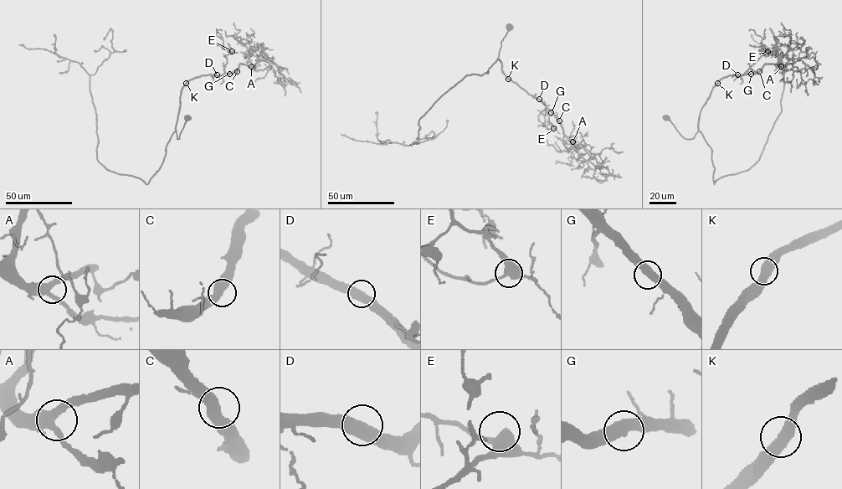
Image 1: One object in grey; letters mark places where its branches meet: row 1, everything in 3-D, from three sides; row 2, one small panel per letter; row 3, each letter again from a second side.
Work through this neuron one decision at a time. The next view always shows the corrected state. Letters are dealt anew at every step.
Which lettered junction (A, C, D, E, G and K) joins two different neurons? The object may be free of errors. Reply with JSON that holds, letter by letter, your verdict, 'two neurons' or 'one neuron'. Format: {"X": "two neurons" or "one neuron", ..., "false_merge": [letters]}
{"A": "one neuron", "C": "one neuron", "D": "one neuron", "E": "one neuron", "G": "one neuron", "K": "one neuron", "false_merge": []}

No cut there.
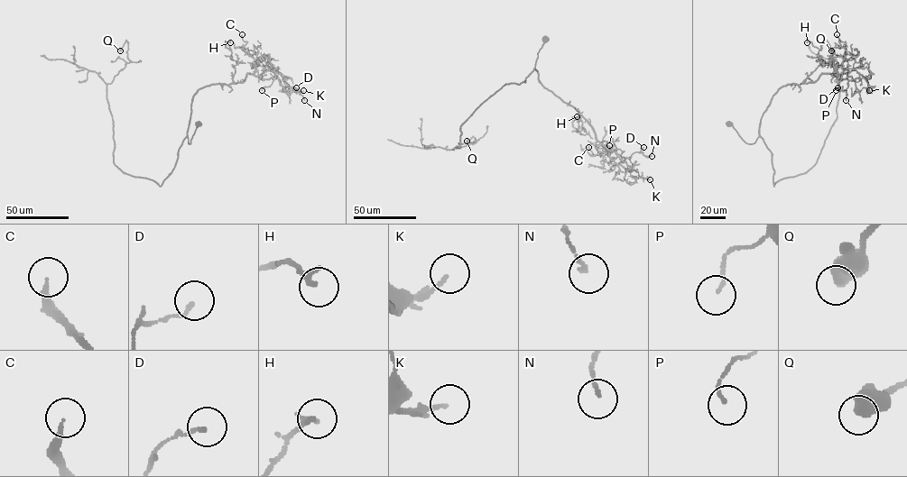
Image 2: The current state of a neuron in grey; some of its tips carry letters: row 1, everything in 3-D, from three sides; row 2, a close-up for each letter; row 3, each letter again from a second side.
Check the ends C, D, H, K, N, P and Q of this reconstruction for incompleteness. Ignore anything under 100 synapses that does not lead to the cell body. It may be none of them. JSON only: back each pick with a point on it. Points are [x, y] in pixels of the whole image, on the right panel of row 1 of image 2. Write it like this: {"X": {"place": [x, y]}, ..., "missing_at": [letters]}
{"missing_at": []}

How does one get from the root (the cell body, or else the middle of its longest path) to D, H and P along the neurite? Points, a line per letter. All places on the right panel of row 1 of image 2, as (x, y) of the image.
D: (729, 123), (753, 143), (762, 114), (781, 87), (814, 83), (823, 74), (851, 76), (846, 88), (837, 87)
H: (729, 123), (745, 142), (755, 142), (762, 114), (777, 91), (802, 84), (825, 61), (819, 50), (807, 42)
P: (729, 123), (745, 142), (754, 143), (762, 114), (781, 87), (855, 69), (842, 72), (836, 90)

